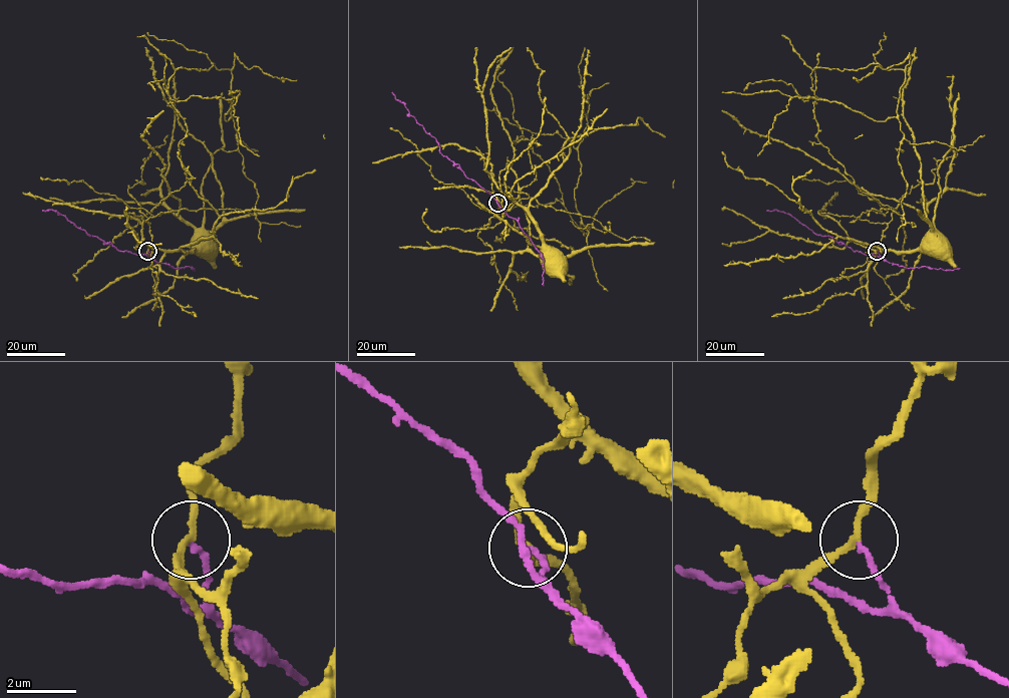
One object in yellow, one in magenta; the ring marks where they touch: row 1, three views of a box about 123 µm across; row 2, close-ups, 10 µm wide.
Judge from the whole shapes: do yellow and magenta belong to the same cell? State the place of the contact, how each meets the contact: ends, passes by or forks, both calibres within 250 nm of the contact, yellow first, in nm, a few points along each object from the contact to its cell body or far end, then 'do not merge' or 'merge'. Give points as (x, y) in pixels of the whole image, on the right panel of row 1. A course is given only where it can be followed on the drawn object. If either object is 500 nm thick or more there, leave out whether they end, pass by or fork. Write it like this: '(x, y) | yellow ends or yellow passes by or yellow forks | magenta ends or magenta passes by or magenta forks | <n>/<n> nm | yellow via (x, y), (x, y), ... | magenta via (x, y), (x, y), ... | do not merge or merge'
(877, 251) | yellow passes by | magenta ends | 180/160 nm | yellow via (877, 251), (873, 255), (877, 263), (874, 271), (897, 298), (906, 290), (921, 245), (927, 240) | magenta via (877, 251), (879, 257), (854, 251), (830, 236), (816, 235), (788, 214), (766, 210) | do not merge

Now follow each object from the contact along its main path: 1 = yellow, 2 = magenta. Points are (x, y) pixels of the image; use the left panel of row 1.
1: (148, 251), (154, 281), (153, 295), (157, 298), (173, 285), (178, 264), (204, 240)
2: (148, 251), (148, 257), (118, 251), (109, 242), (78, 228), (58, 212), (42, 210)

